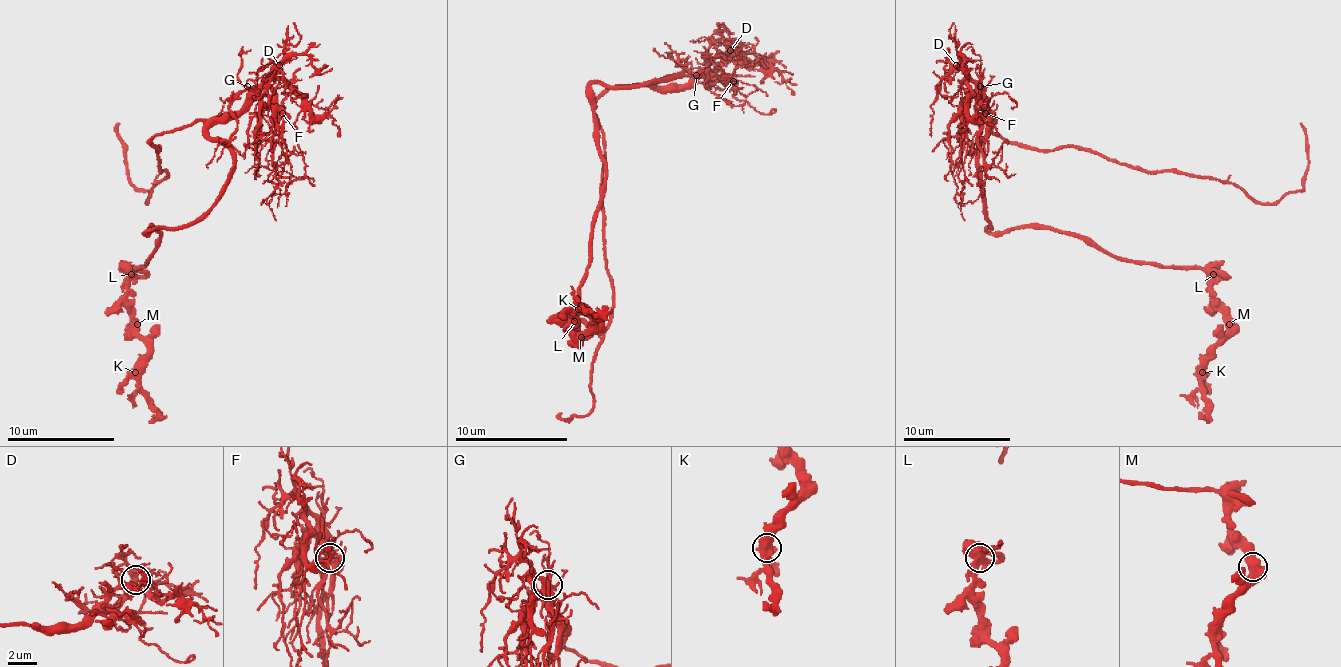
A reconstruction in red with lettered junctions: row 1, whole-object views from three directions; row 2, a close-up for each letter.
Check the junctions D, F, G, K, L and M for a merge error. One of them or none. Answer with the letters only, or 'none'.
none

